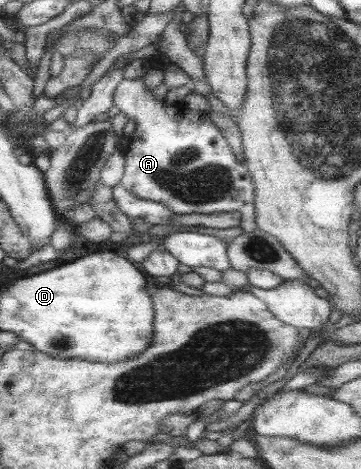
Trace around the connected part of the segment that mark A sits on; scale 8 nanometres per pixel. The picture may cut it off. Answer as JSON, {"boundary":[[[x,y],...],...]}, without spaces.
{"boundary":[[[142,77],[122,79],[117,83],[112,95],[112,105],[117,107],[127,119],[133,119],[135,126],[129,135],[119,136],[118,150],[124,157],[119,187],[145,201],[163,204],[174,215],[211,214],[237,212],[240,215],[240,231],[249,233],[255,229],[254,185],[248,169],[238,162],[222,133],[213,125],[208,113],[189,110],[184,105],[161,103],[153,98],[141,84]]]}

